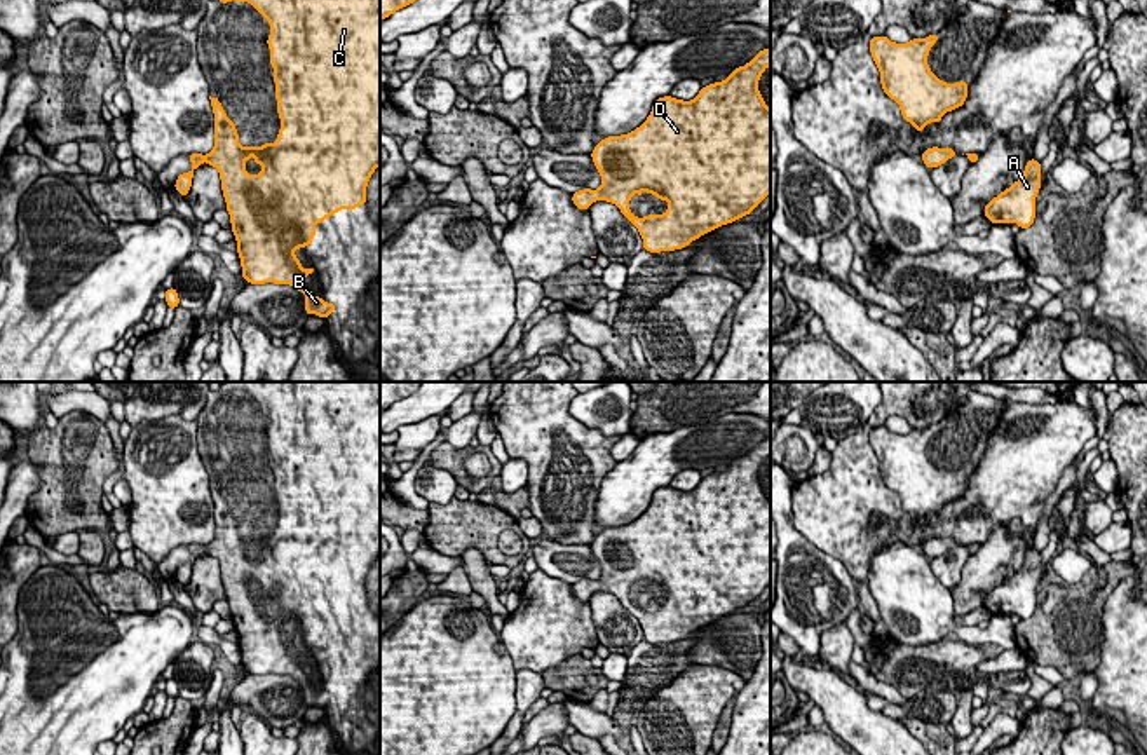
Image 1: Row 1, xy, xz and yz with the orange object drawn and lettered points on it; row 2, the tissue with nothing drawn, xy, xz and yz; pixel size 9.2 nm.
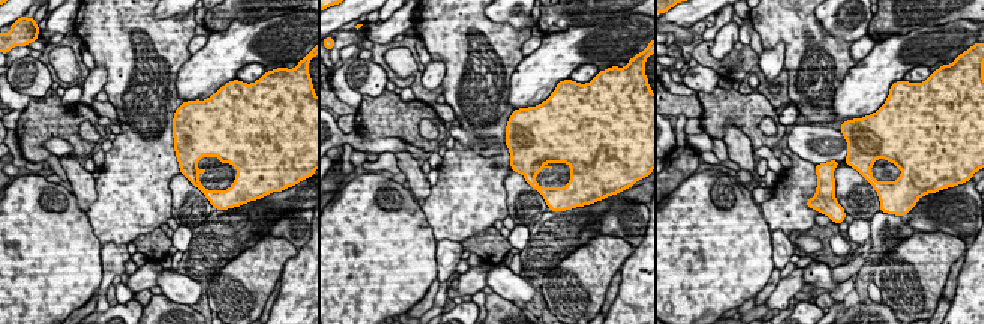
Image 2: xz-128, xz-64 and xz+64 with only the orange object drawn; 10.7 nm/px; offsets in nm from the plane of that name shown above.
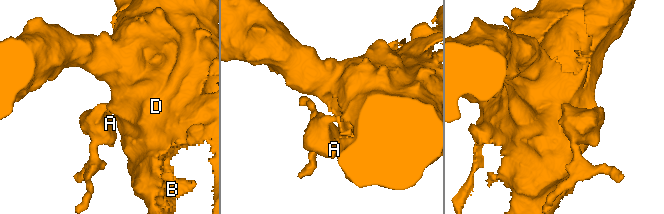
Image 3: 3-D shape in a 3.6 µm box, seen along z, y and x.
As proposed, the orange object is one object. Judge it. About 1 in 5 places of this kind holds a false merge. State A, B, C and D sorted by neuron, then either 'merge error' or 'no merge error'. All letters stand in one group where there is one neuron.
A B C D | no merge error

